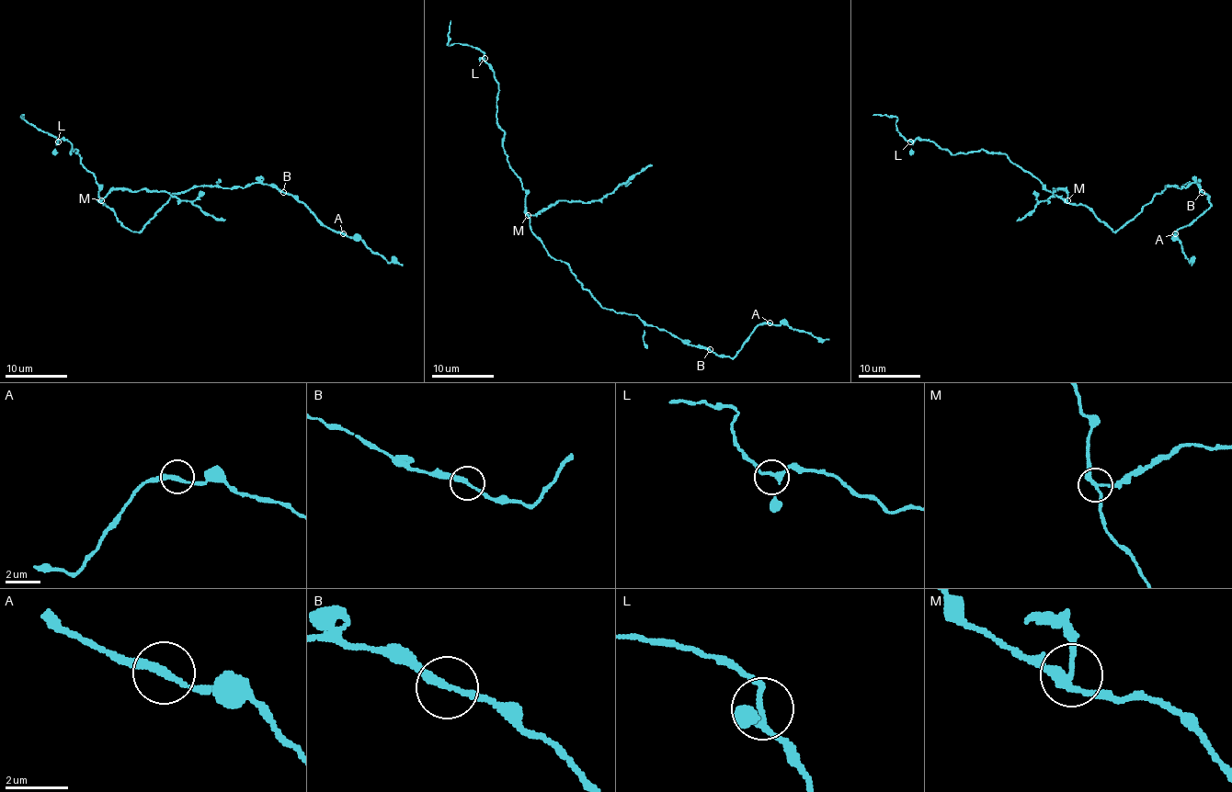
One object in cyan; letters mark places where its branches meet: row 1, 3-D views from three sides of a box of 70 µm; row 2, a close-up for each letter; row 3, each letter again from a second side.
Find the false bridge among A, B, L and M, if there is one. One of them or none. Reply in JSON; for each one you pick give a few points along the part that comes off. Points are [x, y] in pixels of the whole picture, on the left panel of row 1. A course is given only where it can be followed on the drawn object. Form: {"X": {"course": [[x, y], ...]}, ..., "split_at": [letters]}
{"M": {"course": [[101, 199], [114, 188], [168, 192], [224, 220]]}, "split_at": ["M"]}

